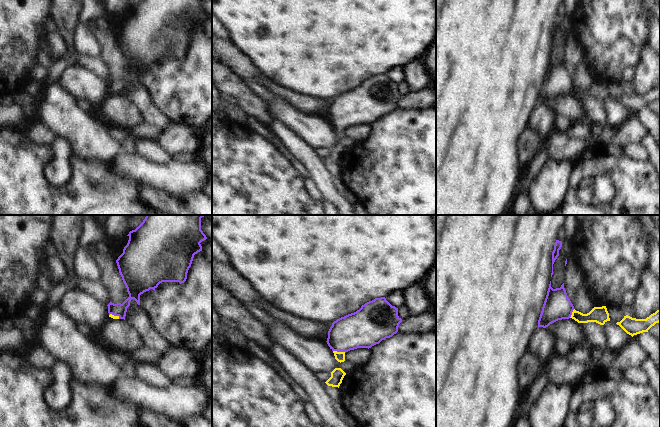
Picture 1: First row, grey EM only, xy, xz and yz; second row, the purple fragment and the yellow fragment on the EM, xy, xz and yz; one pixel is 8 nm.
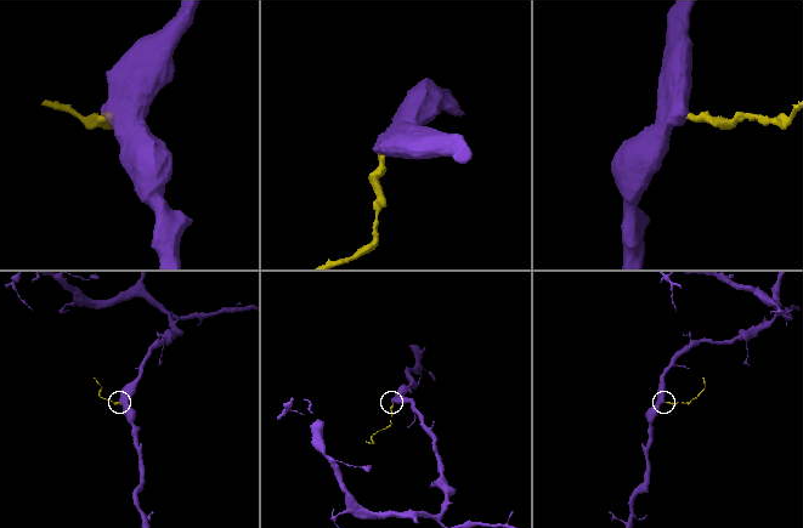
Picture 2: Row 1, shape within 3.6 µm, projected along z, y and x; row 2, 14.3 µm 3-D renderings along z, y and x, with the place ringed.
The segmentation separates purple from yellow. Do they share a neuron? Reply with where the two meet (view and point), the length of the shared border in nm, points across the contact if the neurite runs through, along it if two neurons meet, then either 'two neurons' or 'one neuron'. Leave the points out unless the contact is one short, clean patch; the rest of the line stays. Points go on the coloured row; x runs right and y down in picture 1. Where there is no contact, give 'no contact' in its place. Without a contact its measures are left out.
contact xz (339, 351); length 110 nm; way xz (361, 329), (339, 351), (339, 356); one neuron

